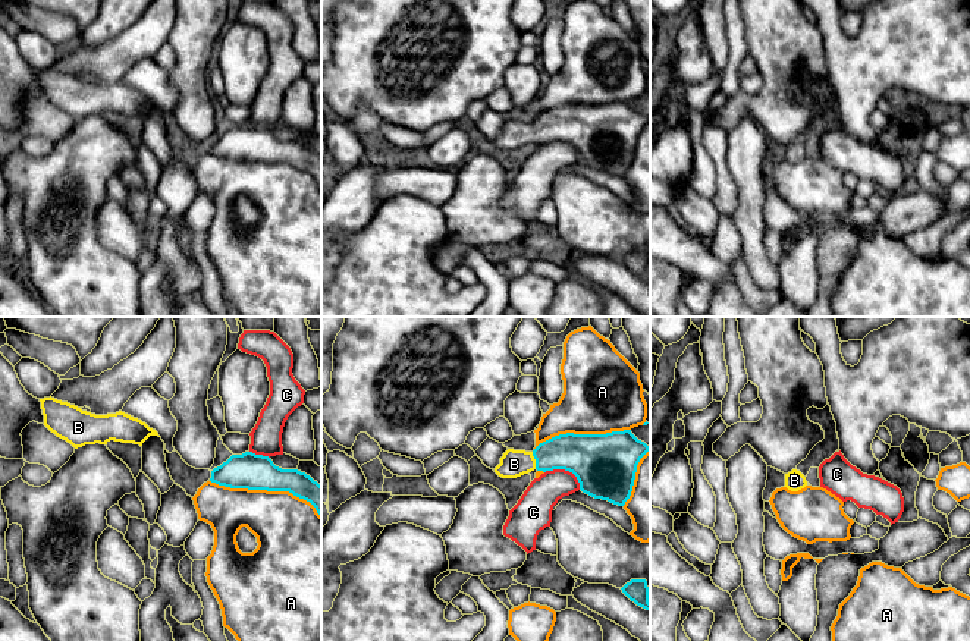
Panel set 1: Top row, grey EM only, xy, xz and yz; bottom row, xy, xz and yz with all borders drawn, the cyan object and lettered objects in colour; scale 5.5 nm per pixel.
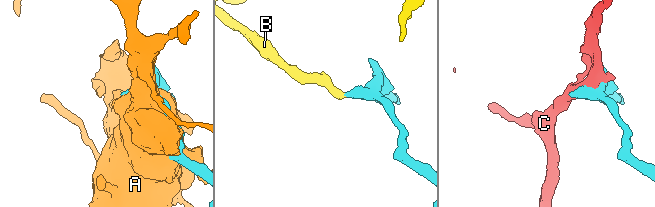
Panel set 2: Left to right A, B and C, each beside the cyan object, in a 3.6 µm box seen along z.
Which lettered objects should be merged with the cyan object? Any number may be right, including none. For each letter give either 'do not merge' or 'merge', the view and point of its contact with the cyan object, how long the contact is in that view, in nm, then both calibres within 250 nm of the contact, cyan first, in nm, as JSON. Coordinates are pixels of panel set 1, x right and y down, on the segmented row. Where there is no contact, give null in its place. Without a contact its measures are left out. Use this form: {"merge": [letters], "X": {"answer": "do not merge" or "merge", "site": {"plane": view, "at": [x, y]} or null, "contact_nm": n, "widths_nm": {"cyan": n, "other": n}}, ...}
{"merge": ["B"], "A": {"answer": "do not merge", "site": {"plane": "xy", "at": [267, 490]}, "contact_nm": 650, "widths_nm": {"cyan": 200, "other": 360}}, "B": {"answer": "merge", "site": {"plane": "xz", "at": [536, 461]}, "contact_nm": 100, "widths_nm": {"cyan": 220, "other": 150}}, "C": {"answer": "do not merge", "site": {"plane": "xz", "at": [567, 470]}, "contact_nm": 220, "widths_nm": {"cyan": 340, "other": 180}}}

